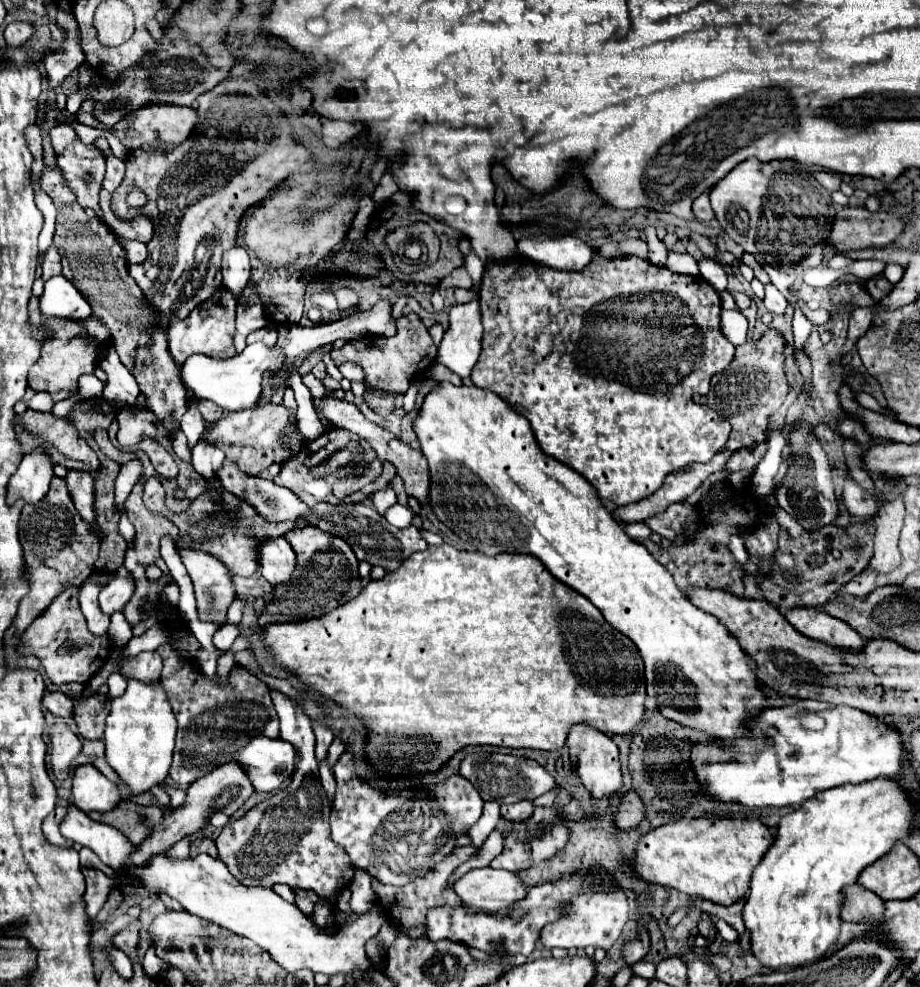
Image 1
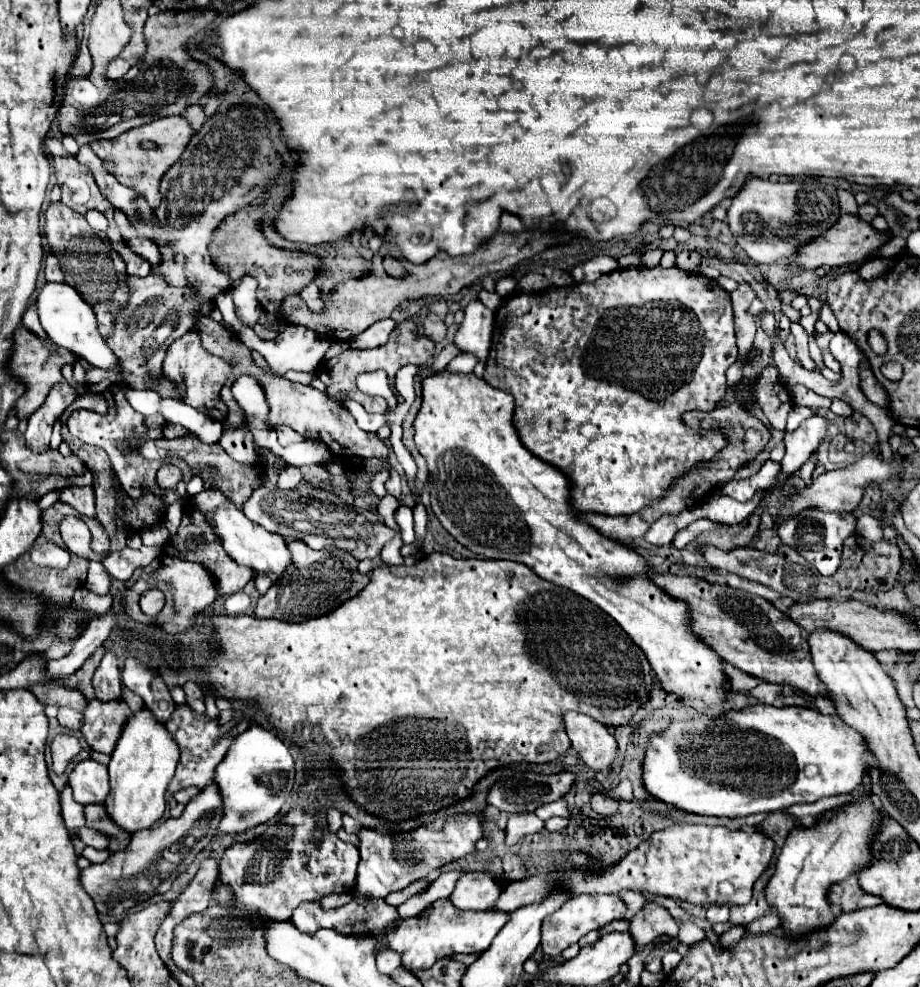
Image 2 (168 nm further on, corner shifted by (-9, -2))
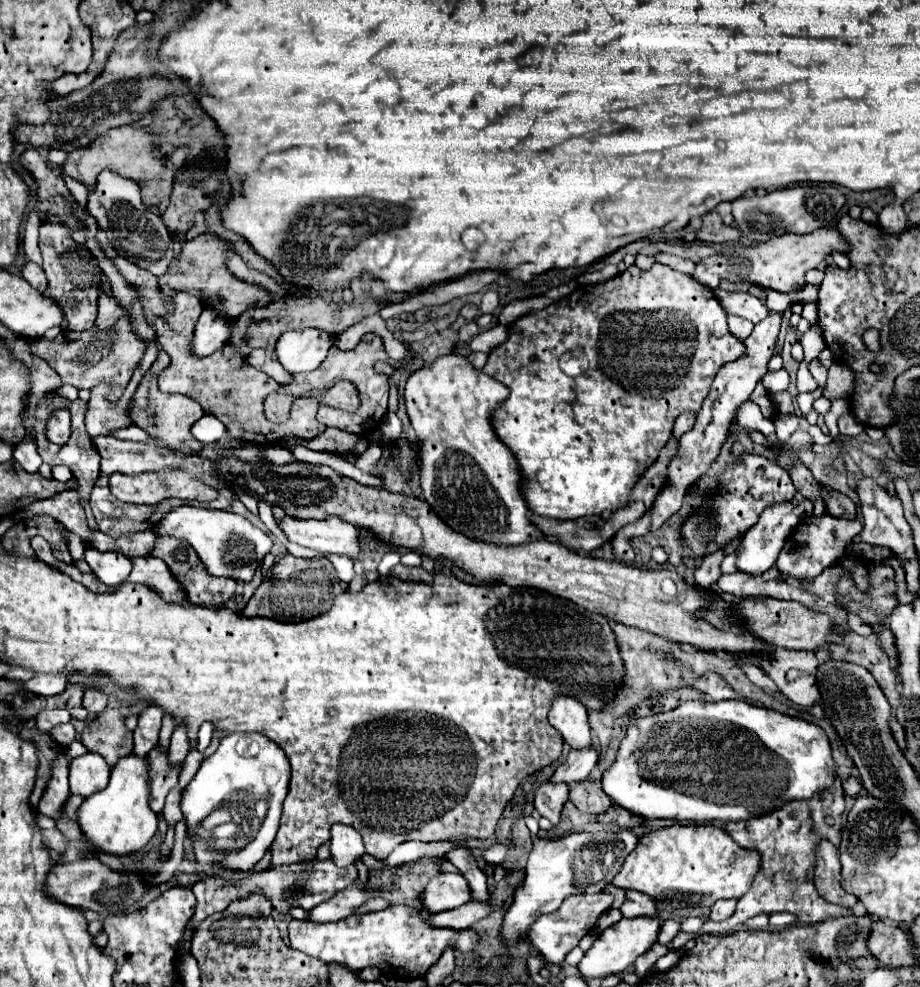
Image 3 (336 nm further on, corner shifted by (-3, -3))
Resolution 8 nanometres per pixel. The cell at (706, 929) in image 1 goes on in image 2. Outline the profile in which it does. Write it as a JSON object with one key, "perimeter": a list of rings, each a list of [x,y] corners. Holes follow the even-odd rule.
{"perimeter":[[[709,905],[709,909],[707,909],[707,921],[711,925],[729,921],[729,905]]]}

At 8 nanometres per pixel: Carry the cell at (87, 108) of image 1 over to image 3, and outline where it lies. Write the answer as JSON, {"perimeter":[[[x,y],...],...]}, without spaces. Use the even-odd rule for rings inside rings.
{"perimeter":[[[123,126],[123,128],[113,128],[107,132],[107,136],[97,136],[95,140],[89,142],[85,148],[77,148],[69,152],[69,158],[61,164],[59,172],[61,176],[71,176],[73,180],[79,180],[91,190],[97,182],[97,174],[103,170],[111,170],[123,178],[135,180],[141,188],[141,200],[143,204],[153,210],[155,214],[163,214],[165,208],[169,206],[169,196],[173,190],[173,170],[167,166],[165,158],[155,158],[155,148],[151,144],[151,134],[147,134],[141,128],[133,126]]]}

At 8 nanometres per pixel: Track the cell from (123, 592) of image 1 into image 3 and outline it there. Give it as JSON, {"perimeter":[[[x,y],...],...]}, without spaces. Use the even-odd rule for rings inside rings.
{"perimeter":[[[35,674],[31,680],[27,680],[21,690],[31,692],[35,696],[55,696],[65,690],[67,676],[51,676],[51,674]]]}

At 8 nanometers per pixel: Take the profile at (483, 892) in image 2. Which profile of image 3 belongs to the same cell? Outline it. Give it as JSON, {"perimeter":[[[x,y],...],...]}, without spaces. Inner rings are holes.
{"perimeter":[[[441,872],[423,888],[421,906],[429,912],[443,912],[467,904],[469,900],[467,880],[461,874]]]}

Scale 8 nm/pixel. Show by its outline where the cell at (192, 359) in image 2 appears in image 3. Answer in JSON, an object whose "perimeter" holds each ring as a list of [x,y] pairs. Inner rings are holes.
{"perimeter":[[[159,352],[157,360],[151,366],[151,386],[149,386],[149,396],[147,396],[147,412],[151,414],[151,424],[145,426],[145,432],[153,438],[153,442],[157,442],[159,446],[171,450],[171,452],[187,452],[187,454],[201,454],[203,444],[199,444],[197,440],[193,440],[191,434],[191,426],[205,414],[203,408],[195,402],[189,400],[185,394],[163,394],[161,390],[157,390],[155,380],[157,376],[167,368],[171,360],[167,360],[165,352]]]}

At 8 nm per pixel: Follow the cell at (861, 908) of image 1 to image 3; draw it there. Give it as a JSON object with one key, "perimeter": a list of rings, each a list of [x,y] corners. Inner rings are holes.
{"perimeter":[[[827,840],[819,842],[815,848],[815,878],[813,878],[819,896],[831,904],[853,908],[857,900],[855,896],[843,892],[839,884],[839,872],[841,872],[841,862],[837,848]]]}

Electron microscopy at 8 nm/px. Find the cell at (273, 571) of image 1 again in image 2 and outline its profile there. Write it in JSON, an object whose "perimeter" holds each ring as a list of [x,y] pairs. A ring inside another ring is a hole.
{"perimeter":[[[221,489],[201,491],[199,495],[193,497],[193,507],[201,509],[207,515],[209,523],[221,537],[227,555],[231,555],[231,559],[235,559],[237,563],[253,567],[255,573],[275,573],[275,575],[281,575],[293,563],[285,537],[277,535],[277,533],[269,533],[259,523],[253,523],[251,519],[247,519],[243,515],[243,511],[223,495]]]}

